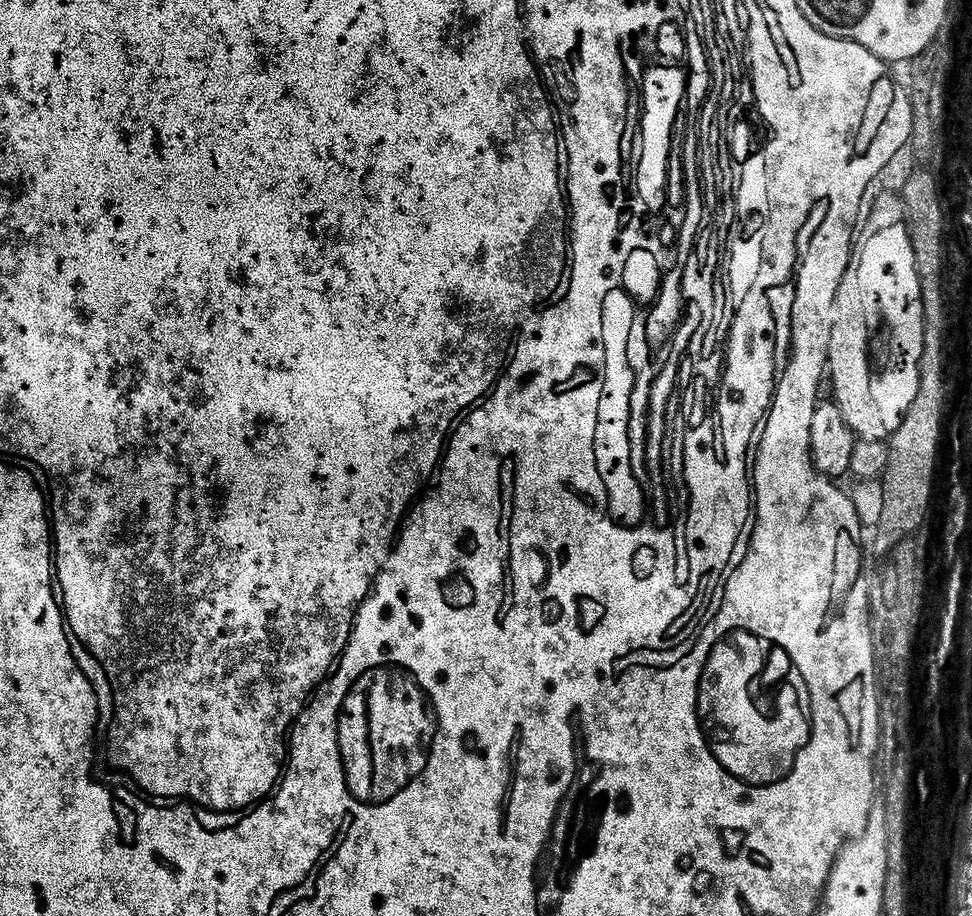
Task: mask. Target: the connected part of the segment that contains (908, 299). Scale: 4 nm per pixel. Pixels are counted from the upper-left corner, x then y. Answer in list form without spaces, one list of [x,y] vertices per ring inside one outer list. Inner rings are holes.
[[[899,195],[884,196],[872,208],[872,217],[868,220],[868,225],[864,228],[864,237],[859,237],[852,253],[852,260],[848,263],[846,274],[838,286],[838,294],[834,298],[834,314],[832,315],[832,329],[830,330],[830,346],[828,347],[828,367],[827,375],[832,376],[832,388],[836,391],[834,403],[842,410],[842,418],[850,426],[850,430],[856,433],[861,441],[878,440],[887,441],[891,433],[896,431],[898,423],[897,417],[904,417],[914,406],[914,398],[918,398],[918,386],[920,385],[920,359],[924,356],[925,338],[924,338],[924,303],[922,296],[926,293],[925,285],[921,284],[916,269],[916,259],[914,258],[914,246],[912,245],[912,235],[908,233],[908,221],[904,210],[904,201]],[[883,320],[888,320],[888,365],[884,368],[884,373],[880,377],[872,376],[872,360],[868,357],[868,347],[872,344],[872,331],[879,326]]]

